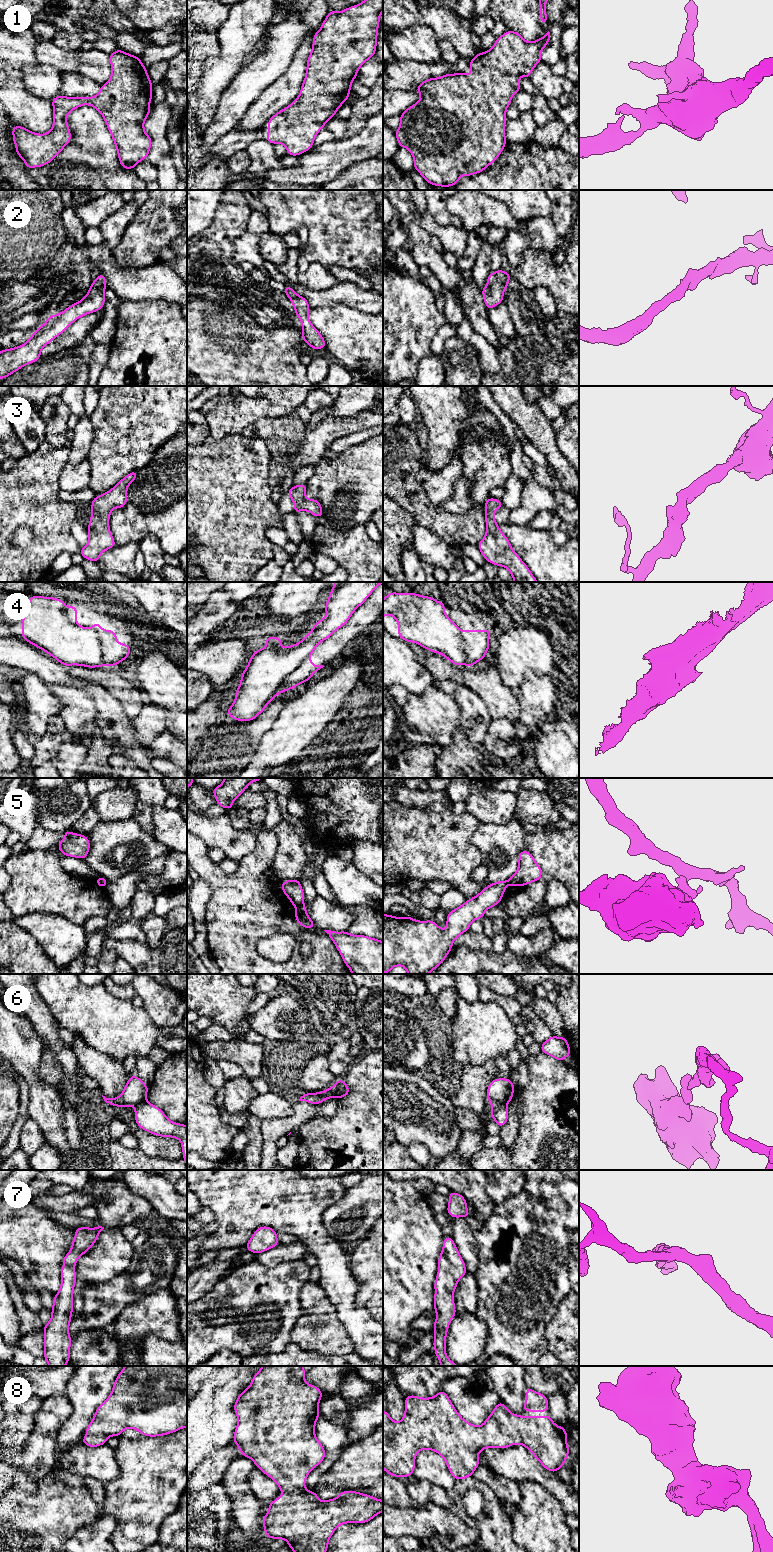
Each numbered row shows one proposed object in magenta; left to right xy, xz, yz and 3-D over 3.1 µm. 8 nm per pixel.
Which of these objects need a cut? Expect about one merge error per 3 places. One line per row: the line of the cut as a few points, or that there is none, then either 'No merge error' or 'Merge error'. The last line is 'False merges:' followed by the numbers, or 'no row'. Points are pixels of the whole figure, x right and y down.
1: No split. No merge error
2: No split. No merge error
3: No split. No merge error
4: Split along xz (309, 654), (282, 681), (276, 693). Merge error
5: Split along xz (303, 902), (294, 905). Merge error
6: Split along yz (492, 1102), (506, 1105). Merge error
7: No split. No merge error
8: No split. No merge error
False merges: 4, 5, 6

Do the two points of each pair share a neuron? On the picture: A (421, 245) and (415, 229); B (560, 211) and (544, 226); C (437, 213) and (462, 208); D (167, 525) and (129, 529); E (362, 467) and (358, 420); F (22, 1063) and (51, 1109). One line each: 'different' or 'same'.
A: same
B: different
C: different
D: same
E: different
F: same

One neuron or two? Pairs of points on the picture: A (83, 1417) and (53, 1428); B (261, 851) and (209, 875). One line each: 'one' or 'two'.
A: two
B: one

